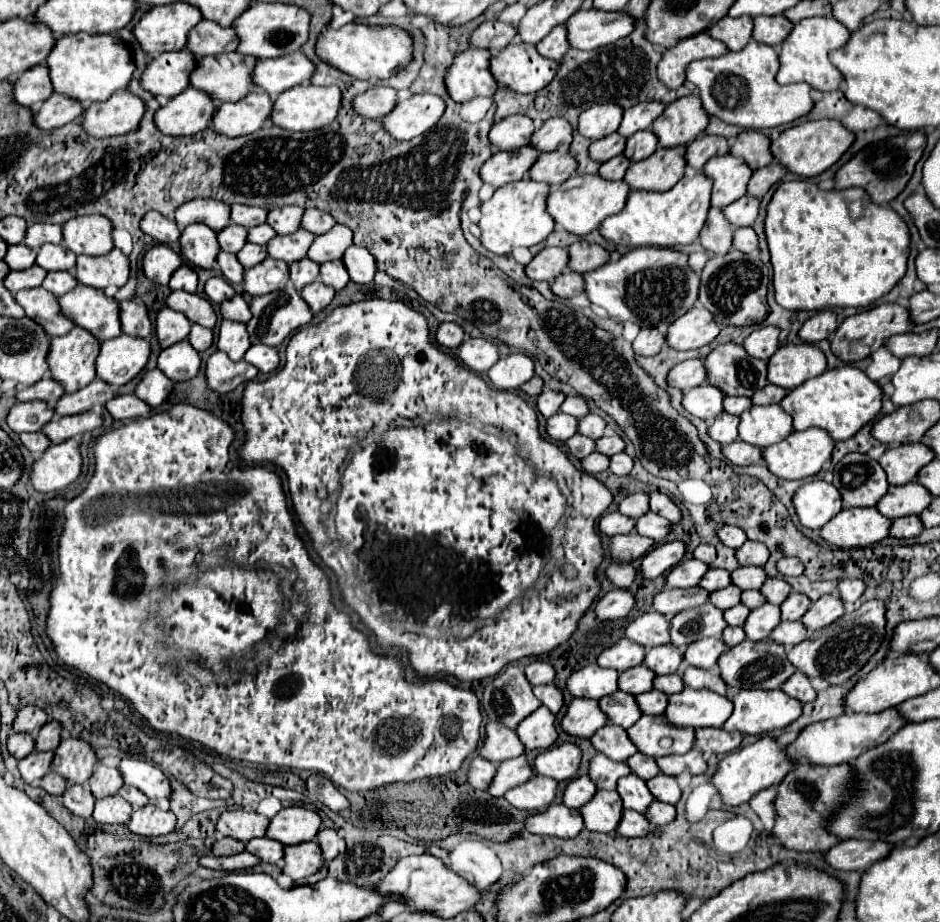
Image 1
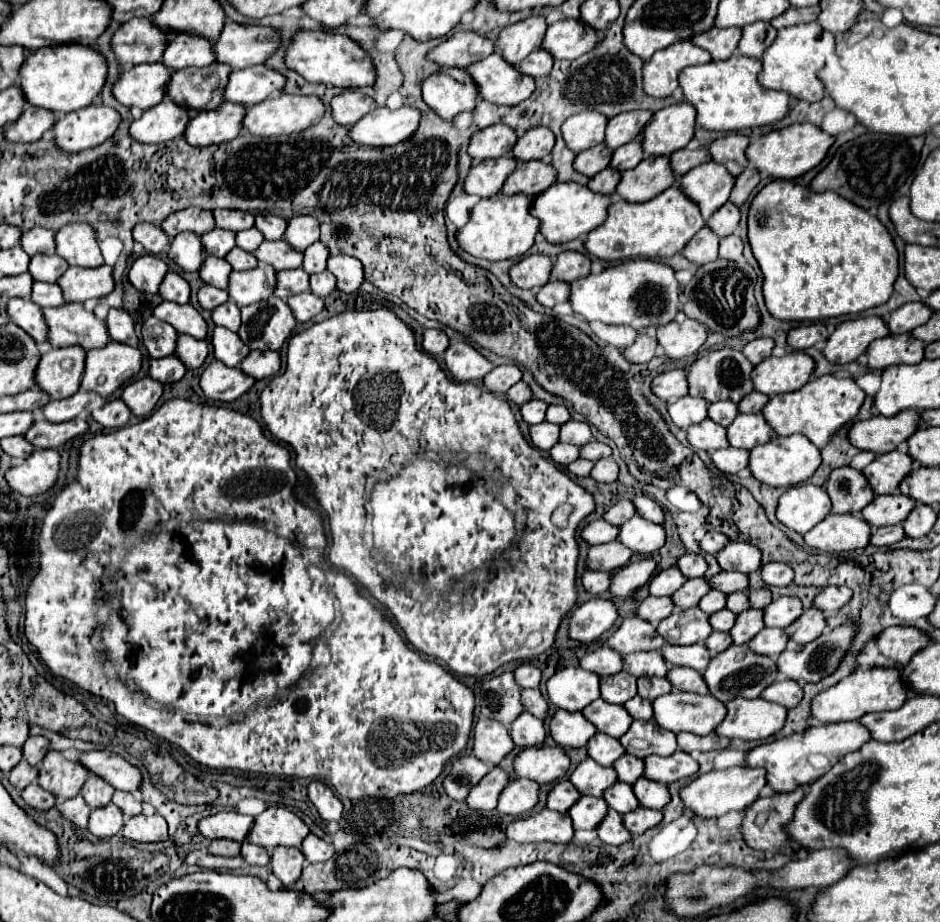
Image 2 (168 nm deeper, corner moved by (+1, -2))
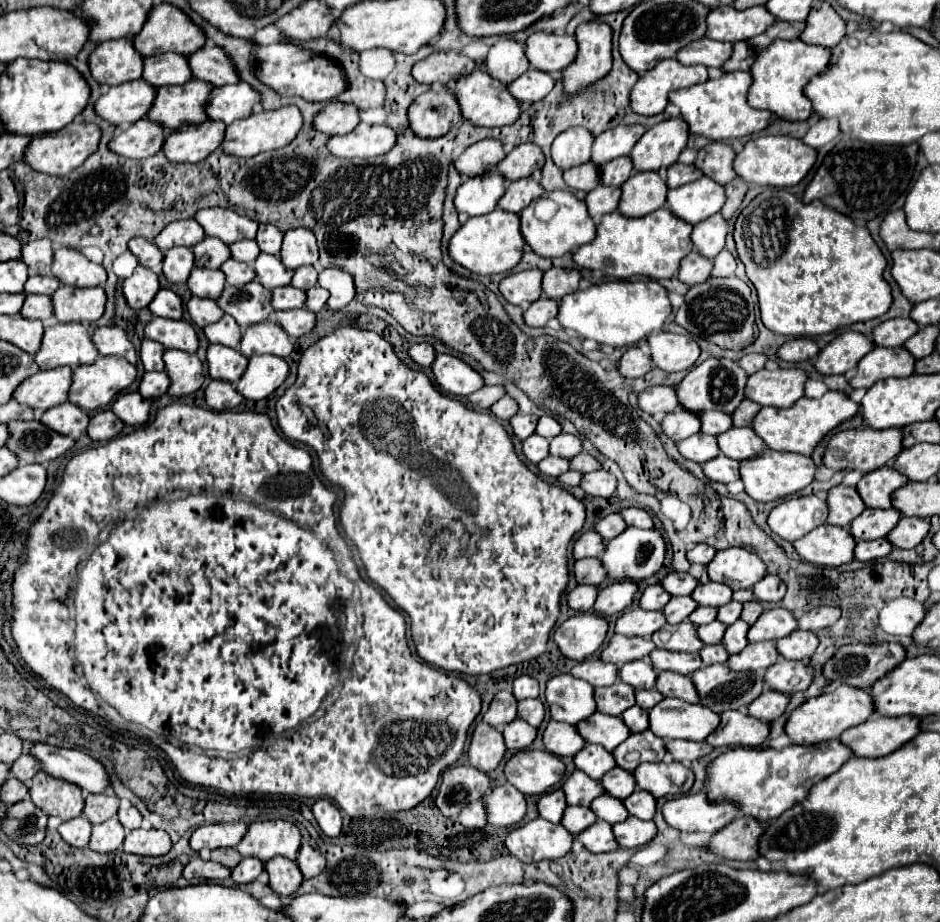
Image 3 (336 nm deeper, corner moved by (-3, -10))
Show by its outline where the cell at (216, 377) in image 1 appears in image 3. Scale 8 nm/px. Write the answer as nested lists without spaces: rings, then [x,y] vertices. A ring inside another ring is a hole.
[[[211,380],[205,388],[205,402],[213,410],[231,410],[245,402],[245,398],[233,388],[231,382]]]

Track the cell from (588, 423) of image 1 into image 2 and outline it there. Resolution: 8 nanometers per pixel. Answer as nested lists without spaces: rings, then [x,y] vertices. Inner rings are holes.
[[[569,420],[561,426],[559,430],[559,442],[565,442],[565,444],[575,444],[575,446],[583,446],[591,440],[591,428],[587,422],[575,422],[575,420]]]

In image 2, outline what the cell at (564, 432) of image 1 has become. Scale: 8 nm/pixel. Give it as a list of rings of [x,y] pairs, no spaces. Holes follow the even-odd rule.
[[[541,422],[541,424],[535,424],[535,426],[529,428],[531,442],[539,450],[551,450],[557,444],[557,440],[559,440],[557,432],[559,432],[559,426],[547,424],[547,422]]]

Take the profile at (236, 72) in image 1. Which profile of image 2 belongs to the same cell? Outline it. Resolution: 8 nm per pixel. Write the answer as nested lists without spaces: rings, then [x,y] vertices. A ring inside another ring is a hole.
[[[223,64],[173,72],[165,94],[189,110],[215,110],[223,104],[223,84],[227,84],[229,72],[231,68],[223,68]]]

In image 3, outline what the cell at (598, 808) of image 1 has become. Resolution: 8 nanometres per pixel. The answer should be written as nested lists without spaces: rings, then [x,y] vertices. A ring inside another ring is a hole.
[[[567,806],[561,824],[563,824],[573,836],[577,836],[577,834],[583,832],[585,828],[589,828],[595,820],[597,820],[597,816],[595,816],[595,812],[591,812],[591,808],[571,808],[571,806]]]

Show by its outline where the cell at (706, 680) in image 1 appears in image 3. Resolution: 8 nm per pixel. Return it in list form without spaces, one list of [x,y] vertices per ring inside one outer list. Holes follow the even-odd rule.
[[[659,672],[655,688],[663,696],[675,696],[689,704],[699,702],[699,694],[695,692],[695,684],[691,684],[691,676],[683,676],[677,672]]]

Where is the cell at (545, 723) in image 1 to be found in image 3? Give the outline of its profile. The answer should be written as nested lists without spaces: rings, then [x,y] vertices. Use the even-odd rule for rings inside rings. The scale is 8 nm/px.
[[[515,718],[513,722],[509,722],[503,728],[503,736],[505,736],[507,748],[513,752],[519,752],[533,744],[533,740],[537,738],[537,728],[533,728],[531,724],[527,724],[521,718]]]

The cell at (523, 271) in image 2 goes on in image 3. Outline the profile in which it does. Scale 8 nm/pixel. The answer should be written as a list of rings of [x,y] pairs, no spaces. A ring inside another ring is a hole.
[[[537,268],[517,272],[517,274],[509,274],[501,280],[499,290],[511,304],[527,306],[527,304],[541,298],[541,294],[543,294],[541,278],[543,278],[543,272]]]

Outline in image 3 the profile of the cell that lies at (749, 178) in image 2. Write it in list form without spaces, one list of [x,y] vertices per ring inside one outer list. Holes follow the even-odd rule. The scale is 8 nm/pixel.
[[[739,178],[731,180],[731,182],[725,186],[727,202],[725,202],[725,206],[721,208],[721,214],[723,214],[725,218],[731,218],[731,216],[737,212],[737,208],[741,206],[741,202],[743,202],[747,190],[749,190],[749,186],[743,184],[743,180],[739,180]]]

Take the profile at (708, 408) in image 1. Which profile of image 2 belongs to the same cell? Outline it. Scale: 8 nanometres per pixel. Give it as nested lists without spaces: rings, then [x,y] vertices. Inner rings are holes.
[[[683,396],[669,404],[667,410],[677,428],[689,428],[707,418],[707,402],[703,398]]]

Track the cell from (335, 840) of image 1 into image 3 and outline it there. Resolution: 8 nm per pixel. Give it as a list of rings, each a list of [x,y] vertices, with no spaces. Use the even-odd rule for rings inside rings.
[[[303,842],[301,850],[299,850],[299,856],[297,856],[297,866],[299,866],[299,870],[303,872],[305,878],[317,876],[325,868],[325,862],[327,860],[319,850],[315,850],[307,842]]]

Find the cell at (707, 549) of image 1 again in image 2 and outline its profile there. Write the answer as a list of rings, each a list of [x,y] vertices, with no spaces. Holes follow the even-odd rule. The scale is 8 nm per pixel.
[[[685,554],[679,558],[677,568],[685,578],[701,578],[707,570],[707,562],[703,560],[701,554]]]

